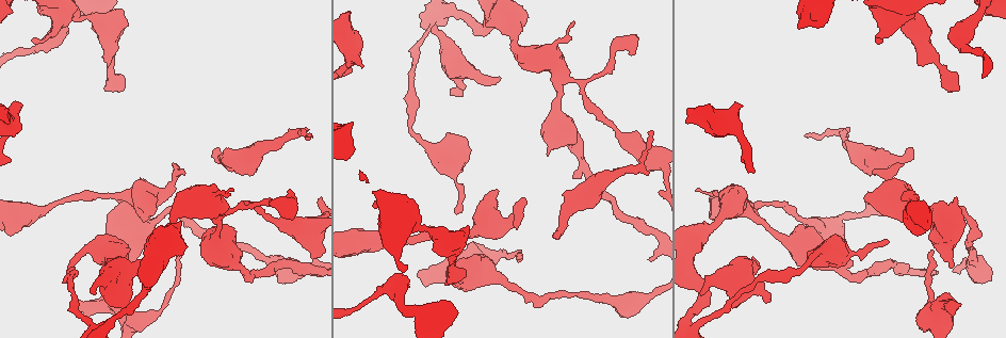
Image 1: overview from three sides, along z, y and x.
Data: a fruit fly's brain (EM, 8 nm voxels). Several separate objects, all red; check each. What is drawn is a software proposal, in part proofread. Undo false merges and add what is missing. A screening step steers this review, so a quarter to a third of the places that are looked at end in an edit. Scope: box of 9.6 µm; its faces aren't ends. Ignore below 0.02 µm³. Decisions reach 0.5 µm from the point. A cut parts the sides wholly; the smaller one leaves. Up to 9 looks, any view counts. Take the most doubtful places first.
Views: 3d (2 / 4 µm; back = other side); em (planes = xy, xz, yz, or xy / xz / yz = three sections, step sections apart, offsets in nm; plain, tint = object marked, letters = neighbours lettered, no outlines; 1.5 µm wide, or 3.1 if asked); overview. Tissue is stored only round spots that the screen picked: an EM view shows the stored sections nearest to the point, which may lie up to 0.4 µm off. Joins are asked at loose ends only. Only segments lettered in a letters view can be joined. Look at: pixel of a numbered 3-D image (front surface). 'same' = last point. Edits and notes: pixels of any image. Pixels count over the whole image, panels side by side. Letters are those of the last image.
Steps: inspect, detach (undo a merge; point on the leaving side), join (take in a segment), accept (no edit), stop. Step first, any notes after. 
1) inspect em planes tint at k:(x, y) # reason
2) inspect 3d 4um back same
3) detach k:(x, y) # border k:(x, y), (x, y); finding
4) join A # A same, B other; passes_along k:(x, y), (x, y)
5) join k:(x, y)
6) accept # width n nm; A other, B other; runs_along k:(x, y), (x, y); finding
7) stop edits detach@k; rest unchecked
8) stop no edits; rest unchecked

inspect 3d 2um at 1:(652, 130) # branch stops here

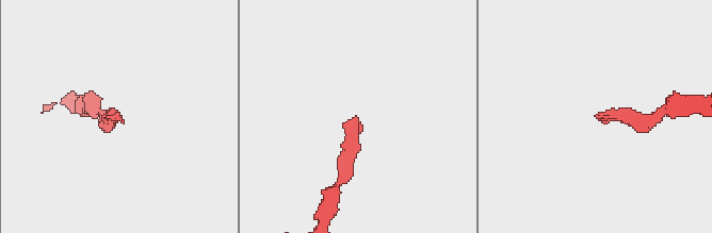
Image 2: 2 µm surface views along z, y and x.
inspect em planes letters at 2:(355, 119)

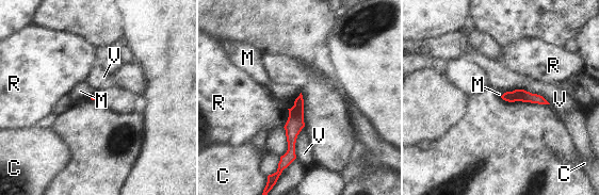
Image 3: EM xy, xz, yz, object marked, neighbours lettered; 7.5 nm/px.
accept # C other, M other, R other, V other; runs_along 3:(300, 99), (288, 159); no lettered segment goes on from it

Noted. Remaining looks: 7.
inspect 3d 4um at 1:(944, 307) # an open end

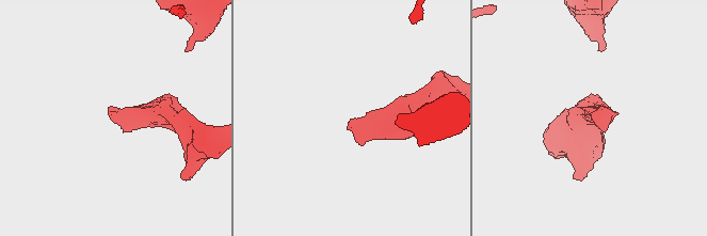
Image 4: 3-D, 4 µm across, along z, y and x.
inspect em planes letters at 4:(592, 119) # now the EM

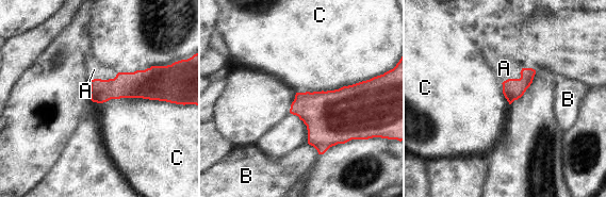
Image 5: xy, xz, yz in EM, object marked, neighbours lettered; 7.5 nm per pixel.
join A # longest_contact C 600 nm; A same, B other, C other; the neuron continues

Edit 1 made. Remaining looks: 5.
inspect em planes letters at 1:(156, 197) # thick end

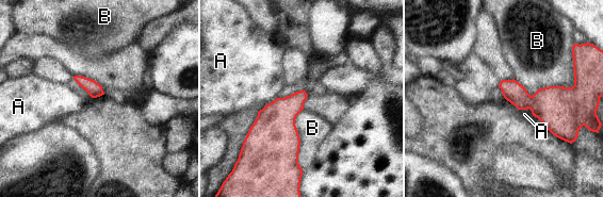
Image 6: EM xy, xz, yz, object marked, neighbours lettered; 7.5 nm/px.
accept # A other, B other; border 6:(572, 51), (514, 78); no lettered segment goes on from it

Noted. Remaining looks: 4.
inspect em yz step 4 tint at 1:(33, 43) # free end

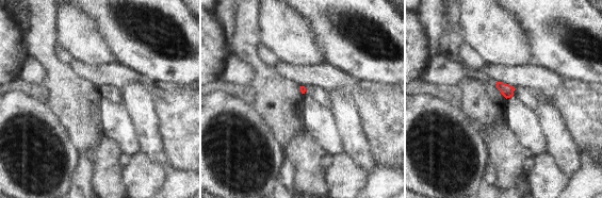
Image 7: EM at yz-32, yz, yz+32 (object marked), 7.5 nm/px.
inspect em planes letters same

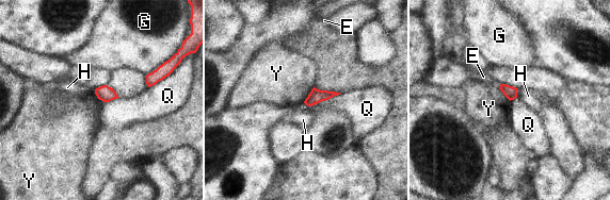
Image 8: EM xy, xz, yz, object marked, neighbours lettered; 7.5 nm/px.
accept # E other, G other, H other, Q other, Y other; border 8:(340, 93), (311, 105), (303, 102); no lettered segment goes on from it

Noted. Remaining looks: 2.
stop edits join@5; rest unchecked

